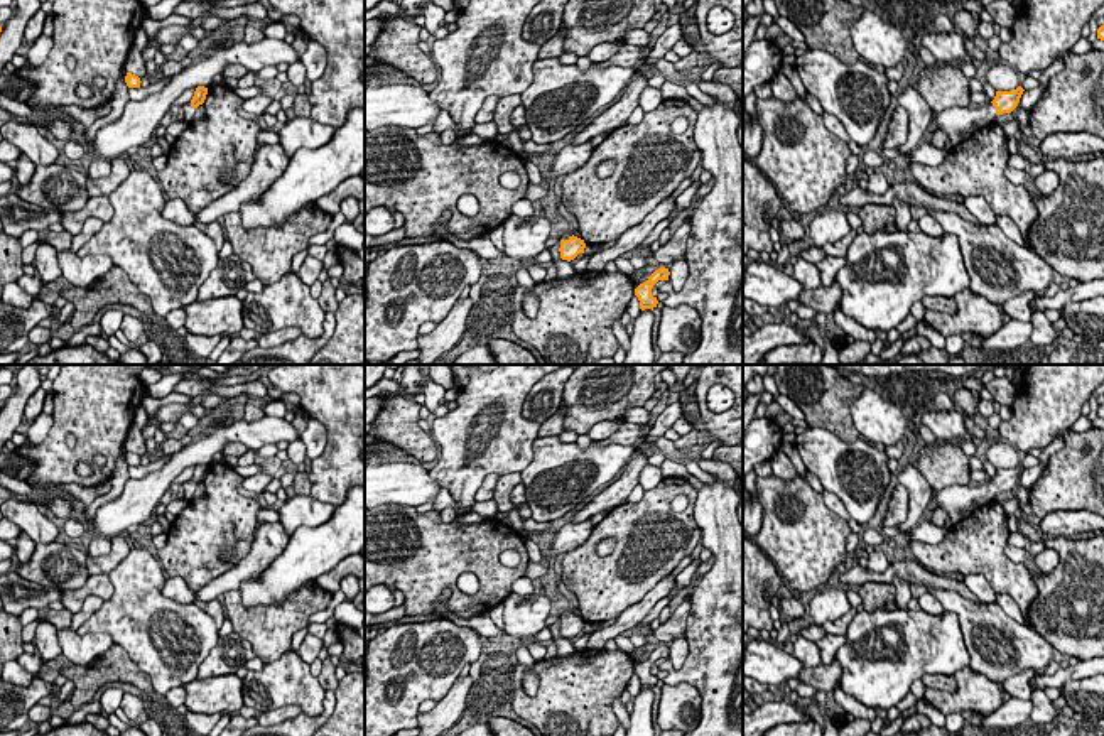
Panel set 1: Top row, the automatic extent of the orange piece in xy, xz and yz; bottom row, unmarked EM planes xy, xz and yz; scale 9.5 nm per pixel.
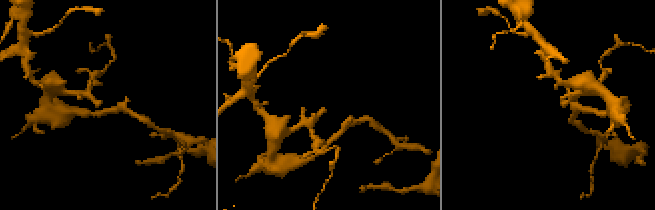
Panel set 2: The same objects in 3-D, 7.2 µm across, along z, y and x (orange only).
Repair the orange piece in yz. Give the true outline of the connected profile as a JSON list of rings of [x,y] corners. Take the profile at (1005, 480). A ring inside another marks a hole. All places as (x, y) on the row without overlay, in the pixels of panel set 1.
[[[1021,464],[1011,469],[996,469],[991,481],[972,488],[961,484],[947,486],[935,495],[935,508],[942,508],[949,515],[949,523],[954,527],[962,520],[961,513],[969,506],[984,505],[994,500],[998,493],[1011,491],[1018,484],[1023,469]]]

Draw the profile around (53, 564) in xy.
[[[35,544],[30,560],[20,562],[15,572],[35,584],[78,589],[88,581],[86,557],[84,549],[68,549],[66,544]]]

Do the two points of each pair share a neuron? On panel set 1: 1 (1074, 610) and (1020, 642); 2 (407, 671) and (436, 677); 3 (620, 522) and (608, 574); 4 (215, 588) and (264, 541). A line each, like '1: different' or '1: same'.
1: different
2: same
3: same
4: same

